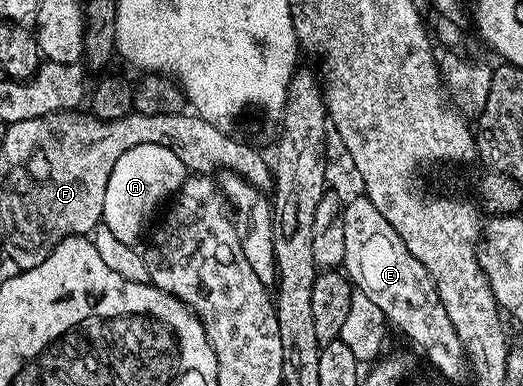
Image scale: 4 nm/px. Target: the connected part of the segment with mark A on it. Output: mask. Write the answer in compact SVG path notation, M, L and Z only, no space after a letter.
M140 144L132 146L117 162L107 181L101 219L119 238L119 242L136 245L149 215L170 198L176 196L185 180L187 169L179 162L179 154L173 154L167 146Z

